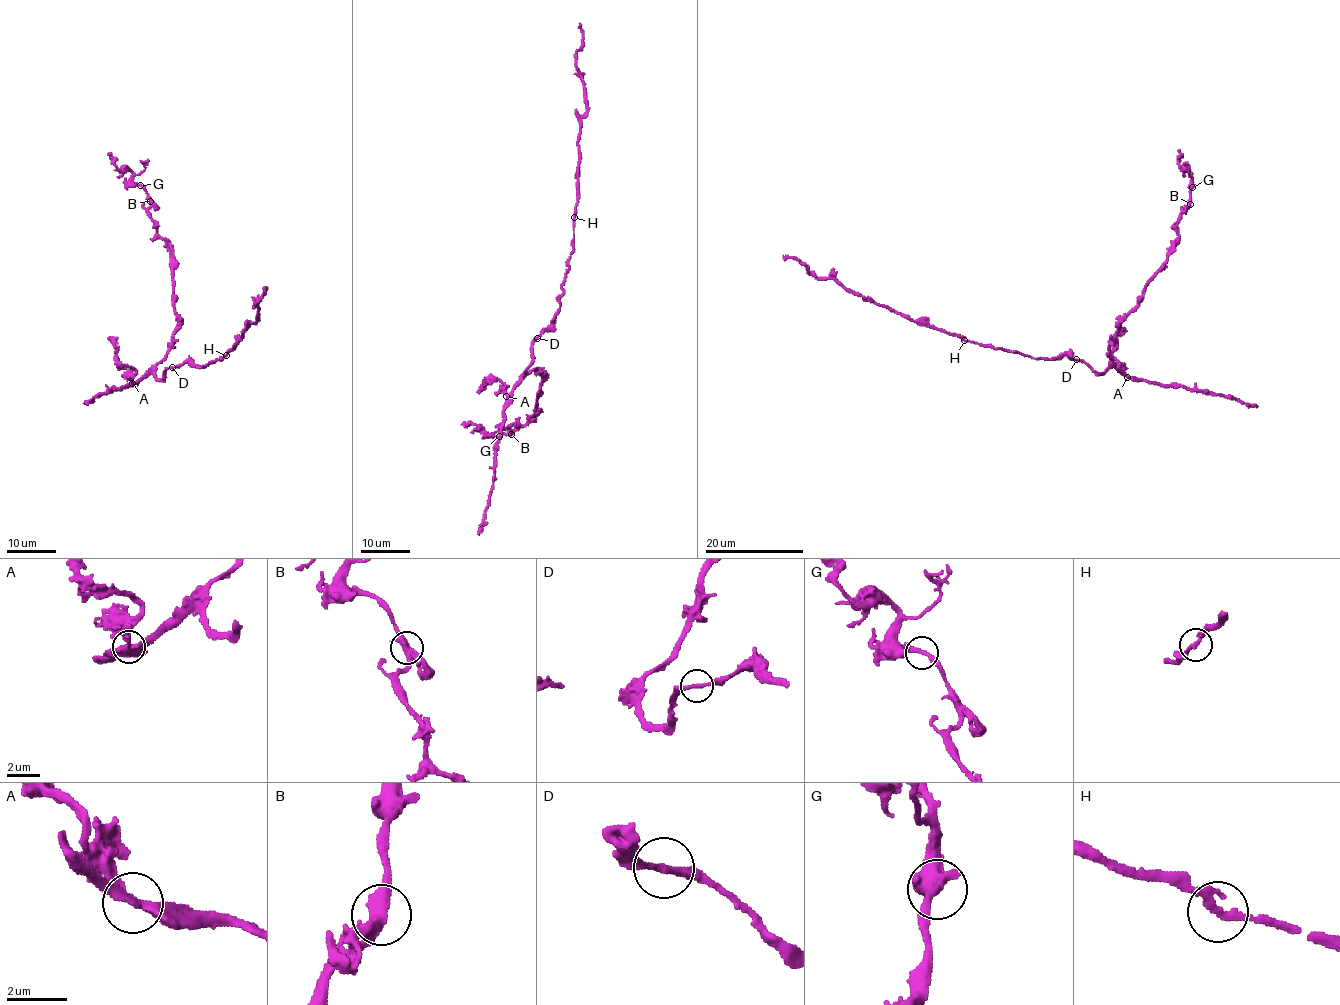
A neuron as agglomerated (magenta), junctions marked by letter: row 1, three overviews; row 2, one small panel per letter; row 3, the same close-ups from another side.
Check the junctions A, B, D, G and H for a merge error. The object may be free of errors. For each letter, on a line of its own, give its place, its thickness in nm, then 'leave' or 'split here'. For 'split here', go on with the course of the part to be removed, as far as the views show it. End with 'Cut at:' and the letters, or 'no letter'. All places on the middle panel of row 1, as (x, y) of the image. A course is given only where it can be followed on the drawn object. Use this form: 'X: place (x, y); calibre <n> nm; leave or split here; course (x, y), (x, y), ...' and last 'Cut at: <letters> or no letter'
A: place (506, 396); calibre 280 nm; leave
B: place (511, 434); calibre 400 nm; leave
D: place (537, 338); calibre 240 nm; leave
G: place (499, 436); calibre 190 nm; leave
H: place (574, 217); calibre 180 nm; leave
Cut at: no letter

